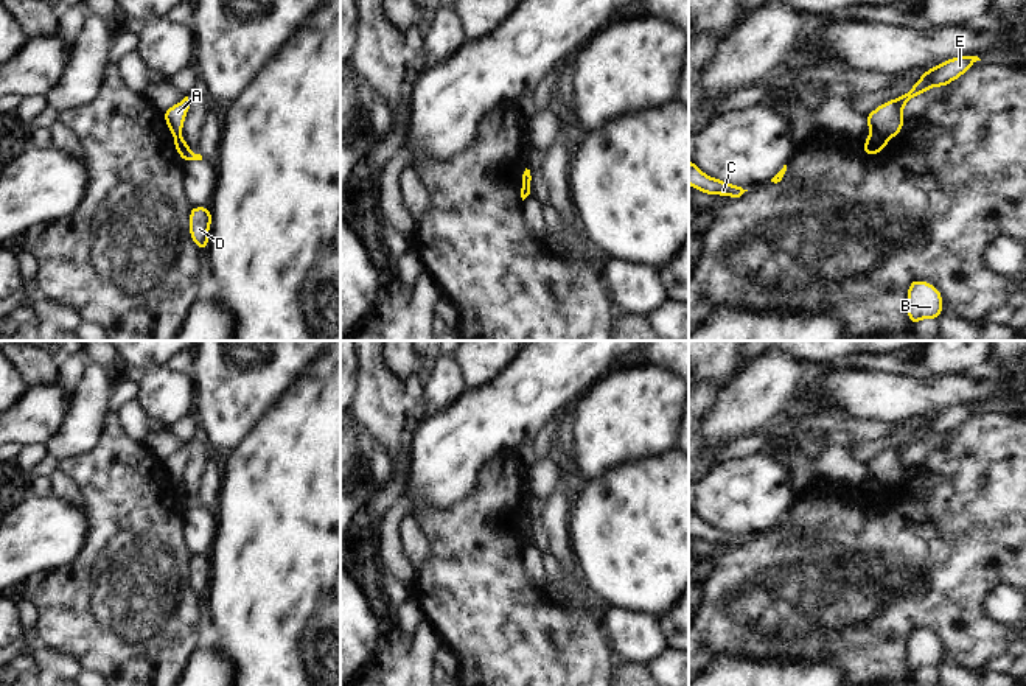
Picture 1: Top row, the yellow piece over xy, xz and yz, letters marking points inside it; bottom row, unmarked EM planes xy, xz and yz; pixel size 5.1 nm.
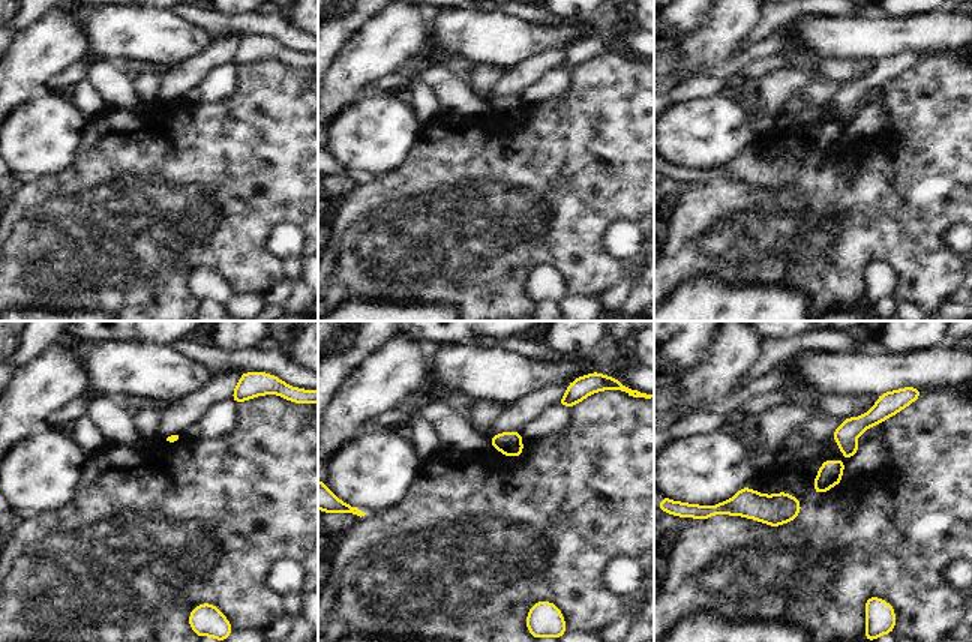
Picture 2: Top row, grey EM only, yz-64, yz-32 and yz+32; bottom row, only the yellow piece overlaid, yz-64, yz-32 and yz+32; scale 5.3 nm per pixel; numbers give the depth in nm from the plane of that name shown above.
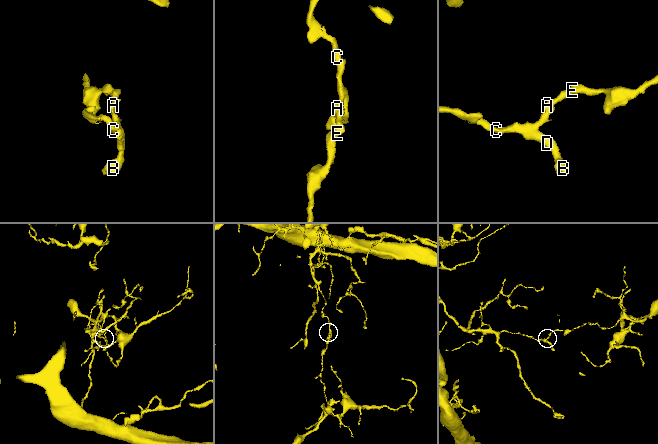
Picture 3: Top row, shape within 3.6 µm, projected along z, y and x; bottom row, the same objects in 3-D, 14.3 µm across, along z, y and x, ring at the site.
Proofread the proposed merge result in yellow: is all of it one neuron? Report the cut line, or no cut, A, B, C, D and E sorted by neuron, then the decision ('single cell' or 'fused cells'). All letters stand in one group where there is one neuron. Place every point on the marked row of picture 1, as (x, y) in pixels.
cut yz (874, 131), (886, 140); groups A E / B C D; fused cells

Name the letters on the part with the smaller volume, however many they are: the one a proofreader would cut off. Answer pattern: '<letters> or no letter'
A, E

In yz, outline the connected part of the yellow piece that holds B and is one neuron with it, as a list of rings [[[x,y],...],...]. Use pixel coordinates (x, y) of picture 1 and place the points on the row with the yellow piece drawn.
[[[913,280],[908,288],[908,320],[914,325],[922,319],[939,319],[942,313],[939,289],[920,280]]]

